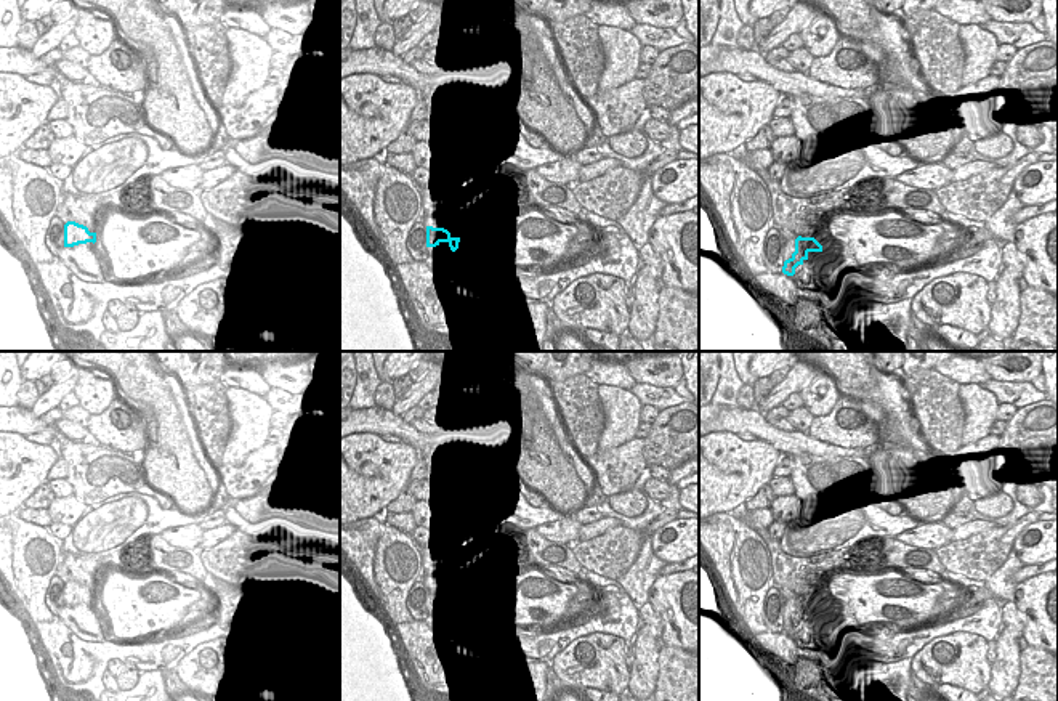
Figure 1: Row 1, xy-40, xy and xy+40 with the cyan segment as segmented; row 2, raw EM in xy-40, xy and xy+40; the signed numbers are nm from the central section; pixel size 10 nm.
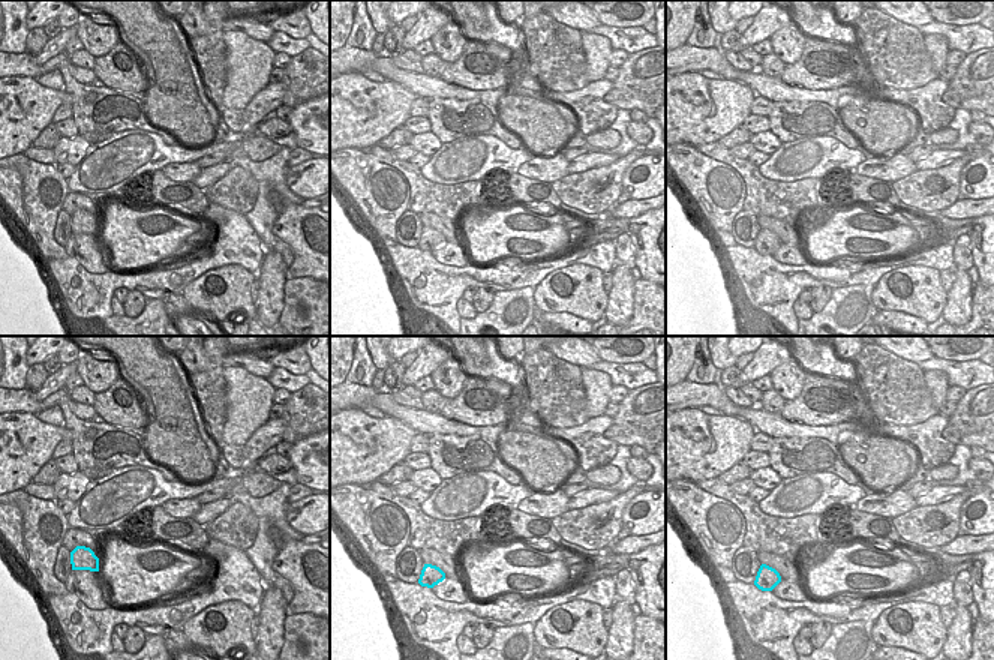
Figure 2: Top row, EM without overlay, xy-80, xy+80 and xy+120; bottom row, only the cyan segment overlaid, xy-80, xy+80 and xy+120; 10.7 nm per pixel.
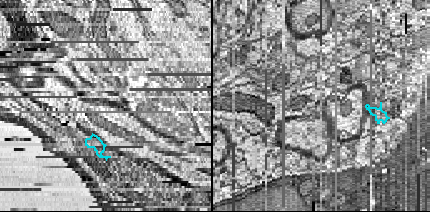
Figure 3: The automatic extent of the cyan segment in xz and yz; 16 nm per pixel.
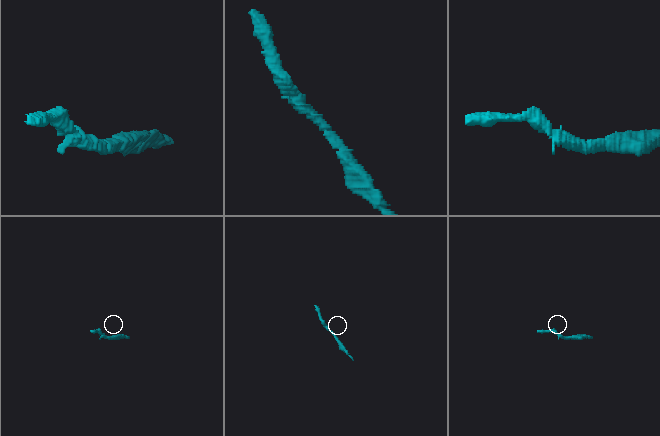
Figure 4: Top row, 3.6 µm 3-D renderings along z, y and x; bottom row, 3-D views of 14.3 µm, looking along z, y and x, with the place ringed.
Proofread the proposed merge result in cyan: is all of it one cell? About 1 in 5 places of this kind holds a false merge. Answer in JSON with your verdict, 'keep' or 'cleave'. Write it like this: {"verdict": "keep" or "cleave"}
{"verdict": "keep"}

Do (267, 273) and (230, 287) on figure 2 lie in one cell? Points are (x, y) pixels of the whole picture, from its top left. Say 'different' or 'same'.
different

